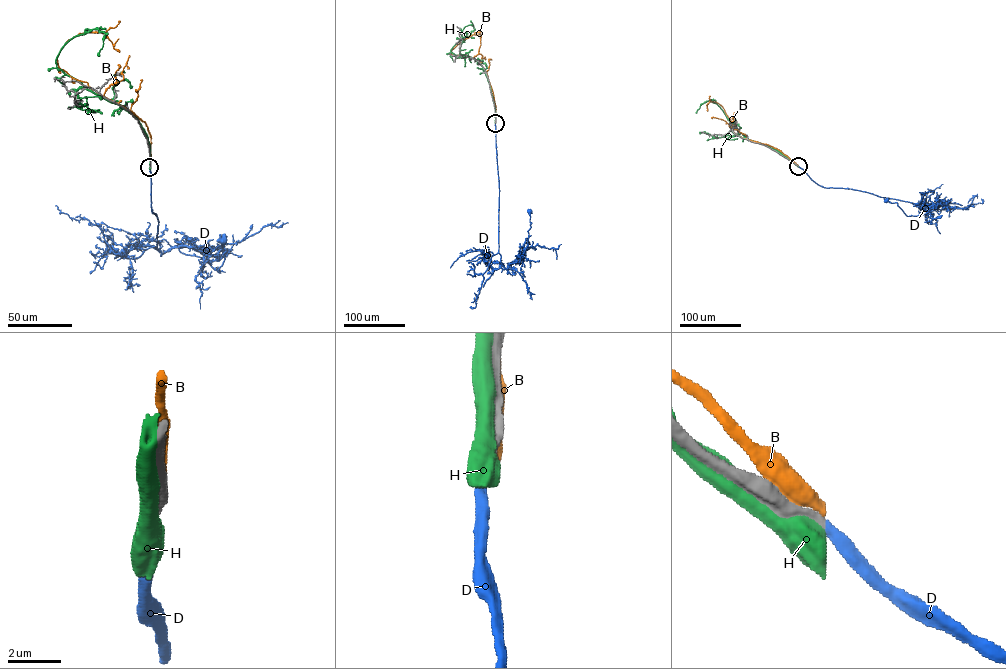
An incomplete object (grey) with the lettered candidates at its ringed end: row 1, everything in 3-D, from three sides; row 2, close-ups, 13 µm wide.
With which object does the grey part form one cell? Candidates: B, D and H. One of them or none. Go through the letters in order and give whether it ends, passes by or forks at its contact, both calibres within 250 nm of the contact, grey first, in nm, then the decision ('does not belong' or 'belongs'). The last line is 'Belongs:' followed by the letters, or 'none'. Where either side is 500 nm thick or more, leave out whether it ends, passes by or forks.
B: 480/550 nm | does not belong
D: it ends | 420/440 nm | belongs
H: 480/550 nm | does not belong
Belongs: D

